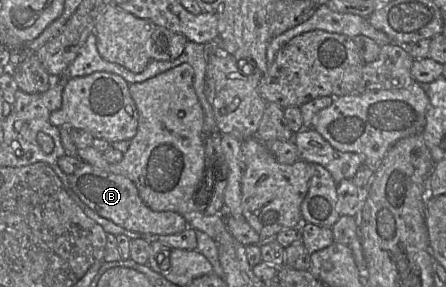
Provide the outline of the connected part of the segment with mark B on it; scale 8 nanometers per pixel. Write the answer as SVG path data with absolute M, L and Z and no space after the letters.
M88 163L68 175L71 190L99 216L116 225L149 235L179 234L188 228L188 223L180 214L173 211L153 211L141 199L135 184L122 175L116 175L93 167Z

